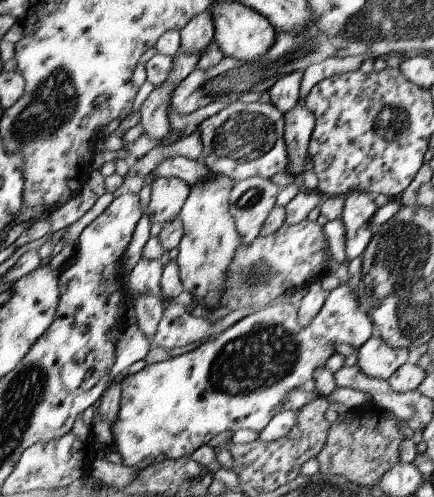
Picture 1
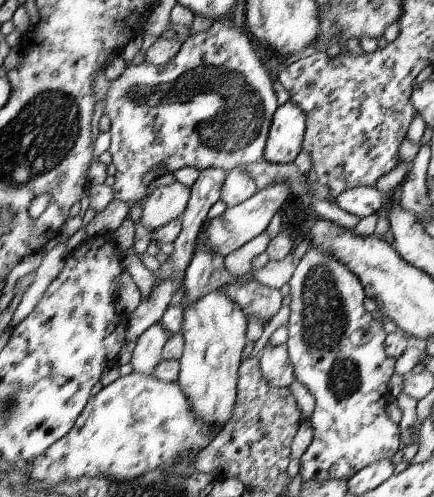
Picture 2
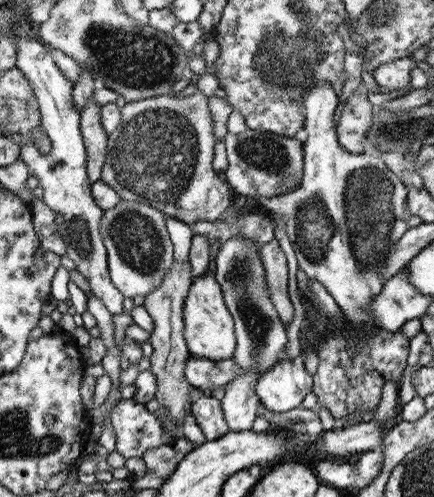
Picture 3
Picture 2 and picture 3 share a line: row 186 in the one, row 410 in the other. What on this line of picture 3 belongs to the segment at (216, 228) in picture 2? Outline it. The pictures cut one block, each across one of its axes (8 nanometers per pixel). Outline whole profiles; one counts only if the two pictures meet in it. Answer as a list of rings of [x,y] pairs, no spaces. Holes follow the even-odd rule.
[[[303,354],[273,364],[255,384],[259,404],[269,412],[289,412],[297,408],[313,390],[313,376],[303,368]]]

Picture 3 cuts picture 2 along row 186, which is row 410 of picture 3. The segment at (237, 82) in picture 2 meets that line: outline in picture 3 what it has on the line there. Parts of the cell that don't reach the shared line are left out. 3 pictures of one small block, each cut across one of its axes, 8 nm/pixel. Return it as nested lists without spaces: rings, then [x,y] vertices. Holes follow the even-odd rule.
[[[119,400],[111,414],[111,426],[115,434],[115,452],[127,458],[143,460],[145,450],[155,450],[159,446],[173,446],[175,442],[165,438],[161,422],[155,414],[147,412],[145,404],[131,400]]]

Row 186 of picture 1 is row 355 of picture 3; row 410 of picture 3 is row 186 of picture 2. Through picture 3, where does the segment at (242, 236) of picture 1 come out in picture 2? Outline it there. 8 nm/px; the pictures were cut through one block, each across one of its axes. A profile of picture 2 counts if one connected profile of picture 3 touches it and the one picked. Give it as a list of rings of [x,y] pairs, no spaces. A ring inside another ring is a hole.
[[[237,166],[227,172],[227,178],[221,188],[221,202],[229,206],[239,206],[245,200],[249,200],[253,194],[257,194],[257,184],[253,182],[251,174],[245,170],[245,166]]]

